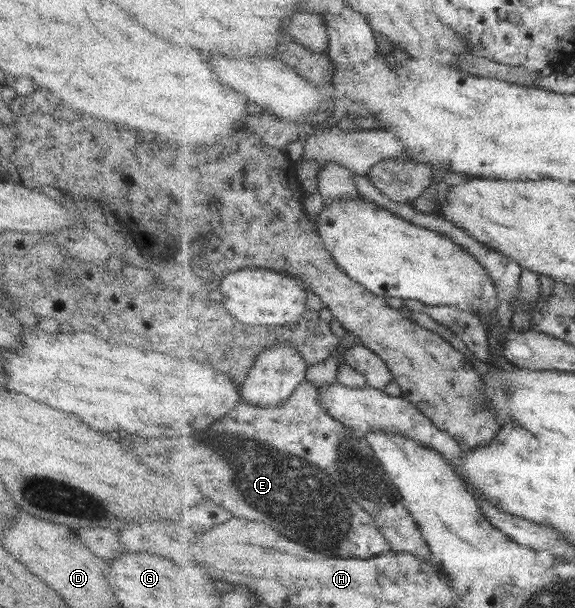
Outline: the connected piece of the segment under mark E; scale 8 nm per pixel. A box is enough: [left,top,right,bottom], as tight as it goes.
[130,380,392,559]

